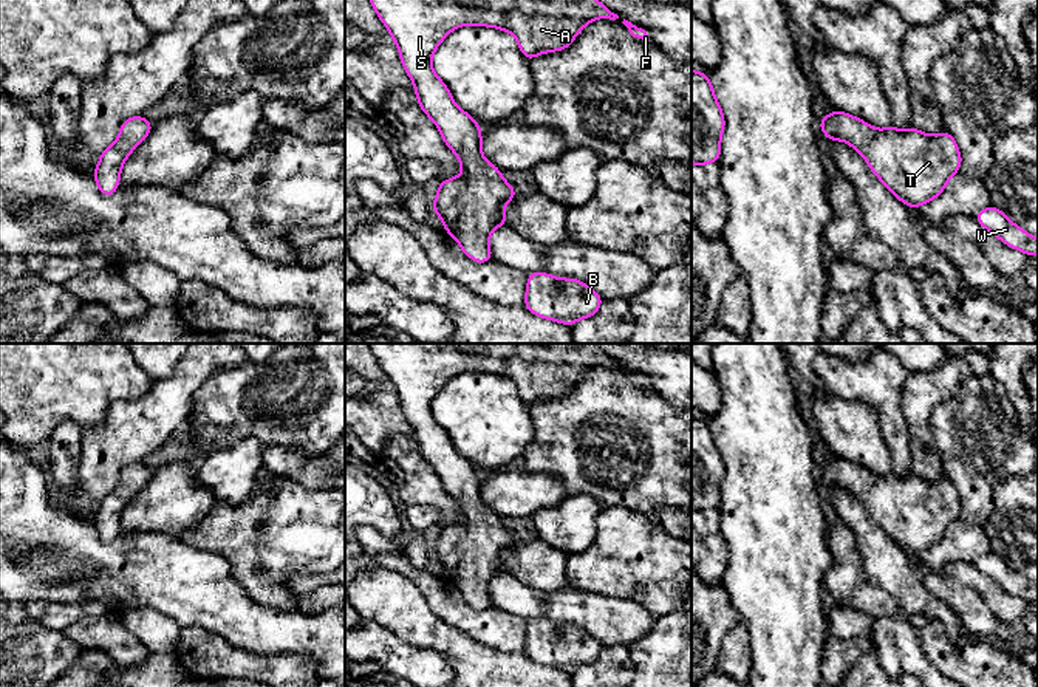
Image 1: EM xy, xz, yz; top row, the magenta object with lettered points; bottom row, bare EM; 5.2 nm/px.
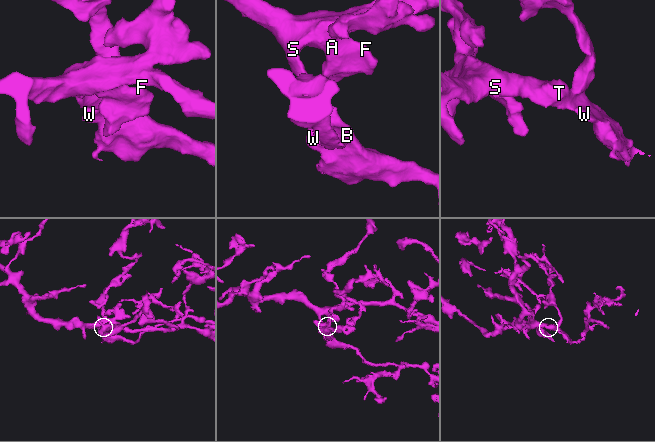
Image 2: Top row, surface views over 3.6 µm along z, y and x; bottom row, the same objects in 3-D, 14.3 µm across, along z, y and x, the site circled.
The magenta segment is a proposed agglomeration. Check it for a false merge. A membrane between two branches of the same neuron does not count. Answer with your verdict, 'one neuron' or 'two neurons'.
one neuron

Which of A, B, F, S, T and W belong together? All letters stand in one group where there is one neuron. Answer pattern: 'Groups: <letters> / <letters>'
Groups: A B F S T W

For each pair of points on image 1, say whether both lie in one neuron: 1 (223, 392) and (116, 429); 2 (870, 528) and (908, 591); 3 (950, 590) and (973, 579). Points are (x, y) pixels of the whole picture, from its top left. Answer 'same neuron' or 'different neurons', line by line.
1: different neurons
2: same neuron
3: different neurons

